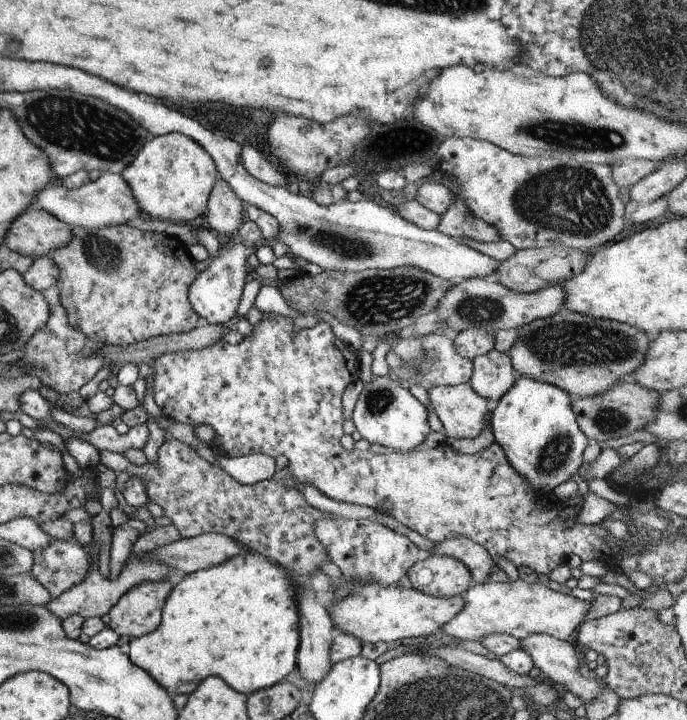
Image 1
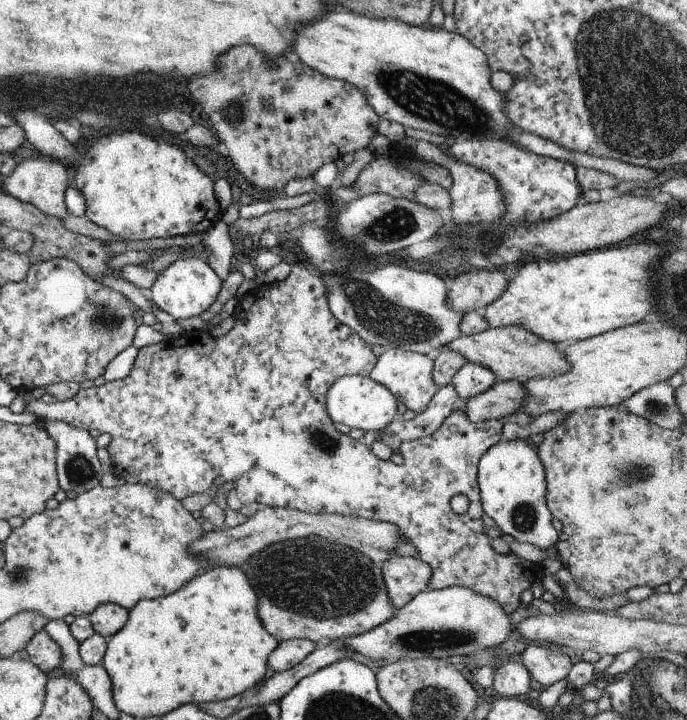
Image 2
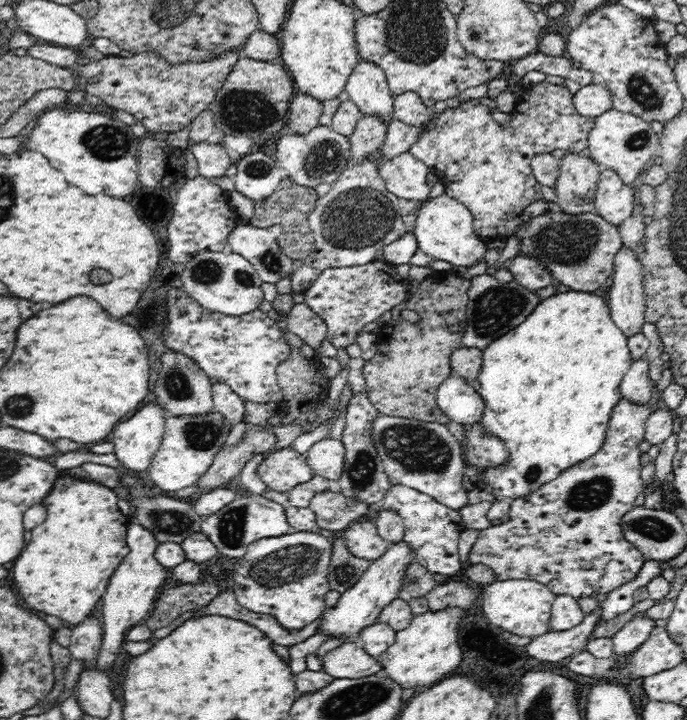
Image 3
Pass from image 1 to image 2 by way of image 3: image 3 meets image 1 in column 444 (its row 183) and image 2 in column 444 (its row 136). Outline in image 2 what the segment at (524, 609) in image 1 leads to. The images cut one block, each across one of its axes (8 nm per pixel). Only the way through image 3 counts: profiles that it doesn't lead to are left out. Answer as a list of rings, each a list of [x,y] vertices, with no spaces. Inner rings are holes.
[[[426,588],[405,606],[395,609],[393,616],[384,623],[344,641],[349,652],[359,652],[369,660],[383,658],[385,662],[392,663],[404,658],[445,659],[503,643],[509,632],[513,631],[511,624],[510,614],[505,614],[495,600],[479,596],[469,588]]]

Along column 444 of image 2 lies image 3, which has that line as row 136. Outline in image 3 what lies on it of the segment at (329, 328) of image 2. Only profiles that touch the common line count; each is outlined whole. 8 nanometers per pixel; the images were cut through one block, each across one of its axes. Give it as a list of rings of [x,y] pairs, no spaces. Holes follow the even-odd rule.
[[[542,83],[525,88],[516,108],[511,113],[512,122],[504,130],[494,121],[491,109],[471,99],[456,108],[446,108],[444,112],[424,126],[419,140],[410,146],[408,152],[428,165],[445,186],[445,193],[466,205],[472,213],[474,232],[483,240],[507,238],[516,235],[526,223],[522,213],[534,202],[542,200],[541,184],[532,174],[531,160],[537,154],[552,153],[562,149],[566,153],[588,156],[588,136],[595,120],[582,116],[574,106],[573,94],[565,85]]]

